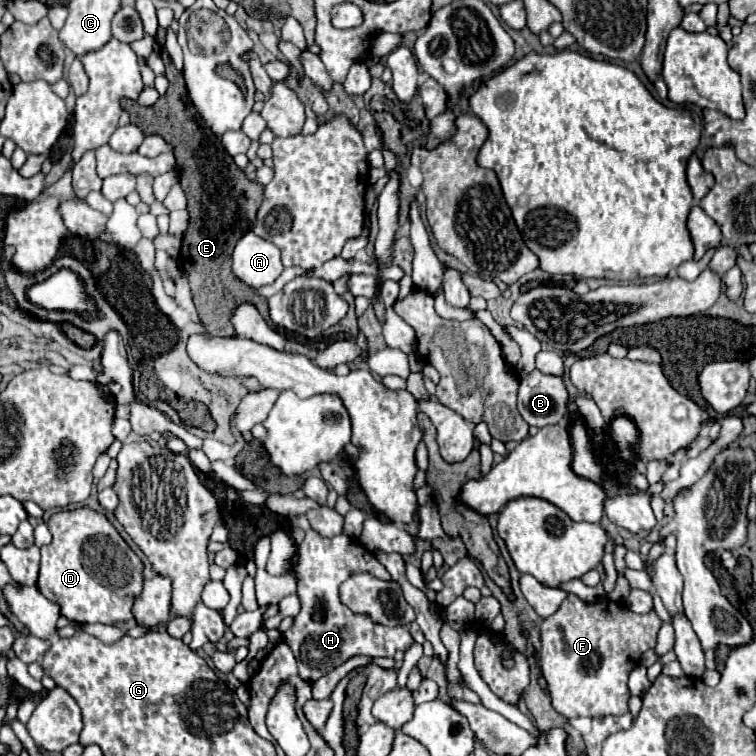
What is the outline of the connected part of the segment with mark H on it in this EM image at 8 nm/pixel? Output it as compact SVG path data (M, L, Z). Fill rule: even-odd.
M307 530L305 540L297 548L299 548L299 556L295 562L295 576L297 576L297 596L301 600L301 612L293 618L293 626L283 634L283 640L293 650L299 666L299 676L303 680L315 682L319 680L319 676L325 676L327 672L331 672L331 668L337 668L339 664L343 664L343 660L357 654L371 656L371 658L375 656L393 658L397 650L405 652L415 642L407 626L383 628L367 620L367 616L355 616L353 612L347 612L347 608L343 608L337 588L349 574L371 572L373 576L379 576L383 580L391 578L389 572L377 562L377 558L369 550L365 550L359 542L355 544L357 550L353 554L353 560L351 556L345 556L349 550L349 542L343 542L343 534L325 538L325 536L319 536L315 530ZM333 550L339 552L337 554L339 558L333 556ZM335 560L341 560L343 564L333 564Z

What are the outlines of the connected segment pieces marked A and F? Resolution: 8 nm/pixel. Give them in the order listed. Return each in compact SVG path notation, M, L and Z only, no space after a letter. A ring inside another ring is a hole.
M247 232L233 250L233 274L251 288L273 284L283 272L281 252L275 244Z
M573 594L565 598L557 612L541 624L541 674L547 682L553 710L567 720L629 712L627 676L641 654L655 648L659 628L661 620L653 610L649 614L633 614L609 598L595 602L583 602Z

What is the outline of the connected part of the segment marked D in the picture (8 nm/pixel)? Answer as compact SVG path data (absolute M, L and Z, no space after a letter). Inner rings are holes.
M81 506L75 510L55 512L49 518L47 526L53 540L51 544L41 546L41 570L37 580L39 592L51 602L57 602L61 608L61 614L77 624L129 622L133 618L133 604L139 598L139 592L143 592L143 562L121 538L121 534L111 524L111 520L107 520L105 514L89 506Z

